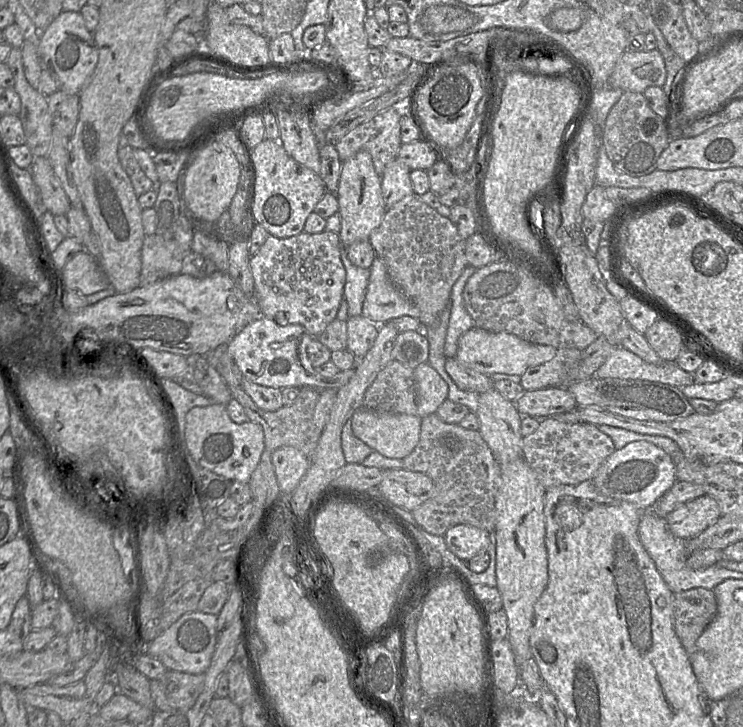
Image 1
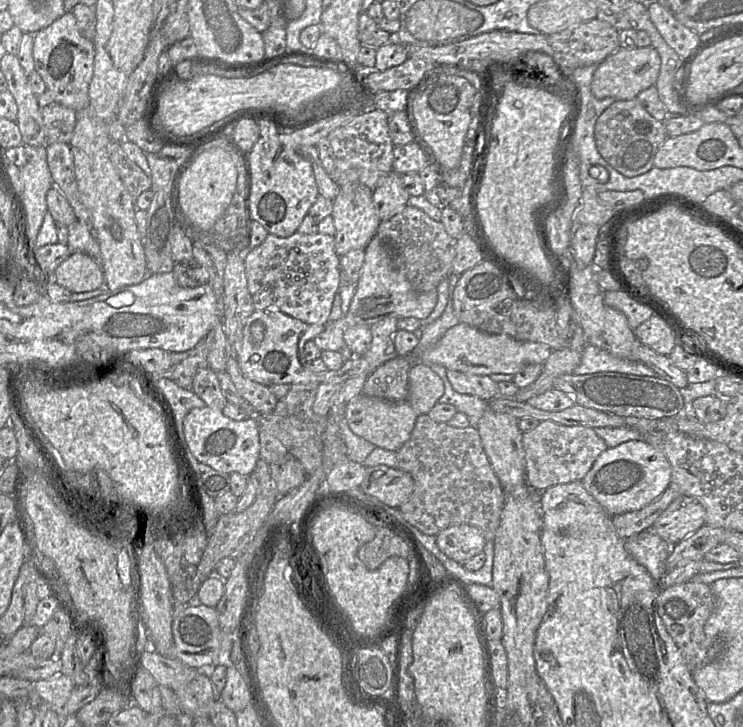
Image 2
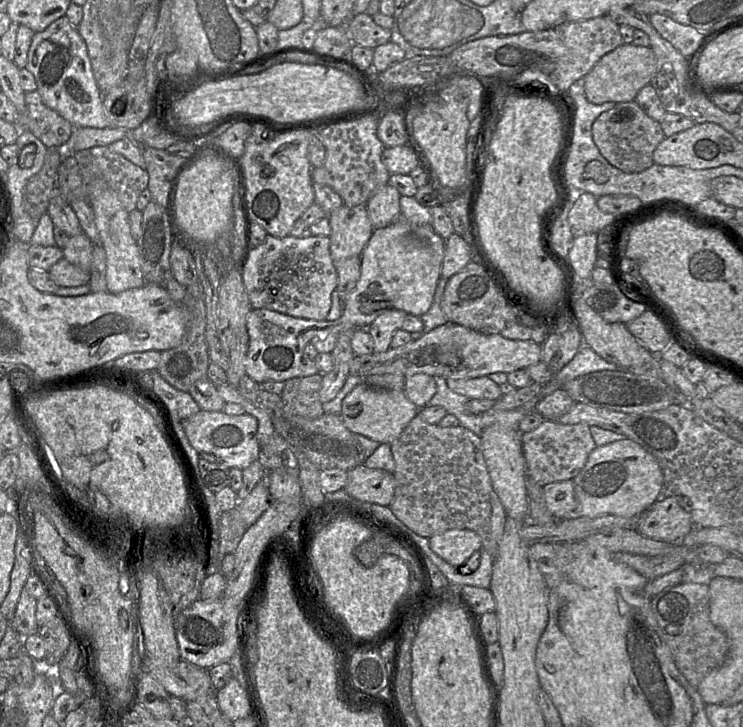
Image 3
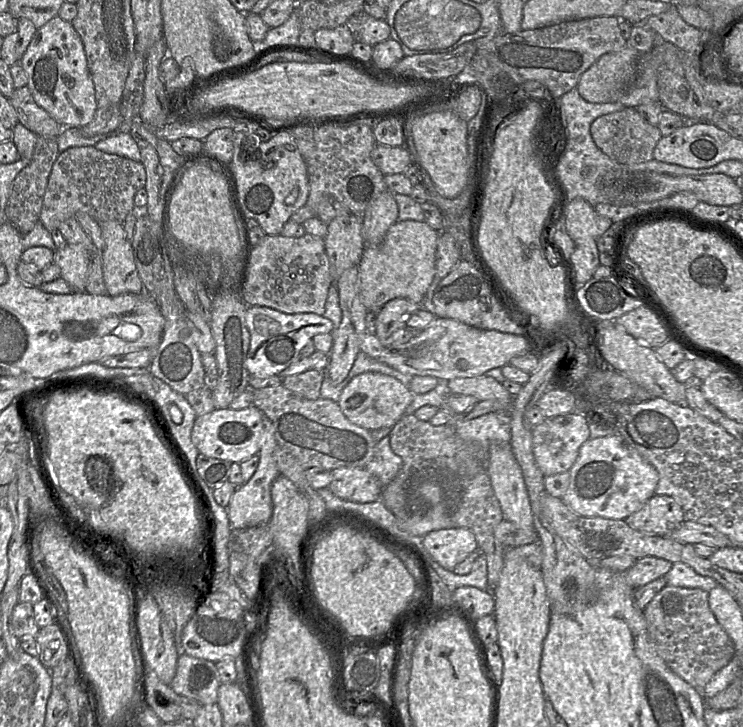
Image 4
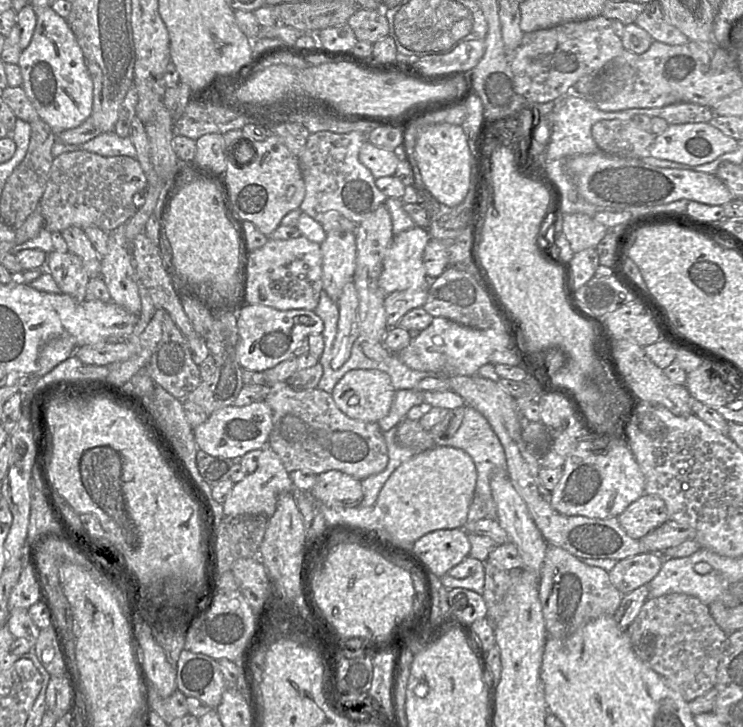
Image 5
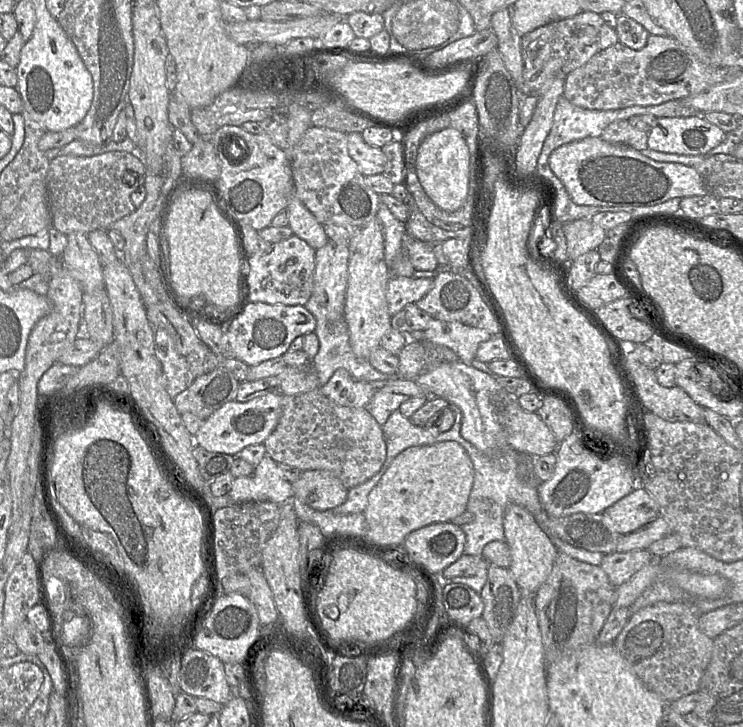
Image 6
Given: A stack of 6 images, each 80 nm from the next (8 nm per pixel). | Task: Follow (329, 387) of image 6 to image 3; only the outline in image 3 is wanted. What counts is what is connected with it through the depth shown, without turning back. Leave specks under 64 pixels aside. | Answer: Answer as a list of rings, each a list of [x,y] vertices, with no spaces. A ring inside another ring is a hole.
[[[361,383],[355,386],[343,399],[341,418],[345,426],[355,434],[360,434],[380,444],[392,444],[409,422],[419,414],[419,408],[403,391],[372,388]]]

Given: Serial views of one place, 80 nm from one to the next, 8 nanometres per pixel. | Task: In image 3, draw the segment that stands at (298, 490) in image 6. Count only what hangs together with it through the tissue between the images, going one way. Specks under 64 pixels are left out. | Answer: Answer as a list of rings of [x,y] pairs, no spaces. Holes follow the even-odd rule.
[[[364,464],[348,471],[344,490],[352,498],[368,503],[389,506],[394,497],[395,477],[391,472],[372,469]]]

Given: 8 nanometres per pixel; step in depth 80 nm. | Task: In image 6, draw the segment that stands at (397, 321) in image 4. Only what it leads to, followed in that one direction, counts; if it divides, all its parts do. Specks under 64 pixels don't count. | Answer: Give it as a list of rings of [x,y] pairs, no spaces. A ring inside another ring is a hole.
[[[391,276],[386,294],[391,317],[401,311],[406,305],[416,303],[425,297],[433,285],[433,278]]]

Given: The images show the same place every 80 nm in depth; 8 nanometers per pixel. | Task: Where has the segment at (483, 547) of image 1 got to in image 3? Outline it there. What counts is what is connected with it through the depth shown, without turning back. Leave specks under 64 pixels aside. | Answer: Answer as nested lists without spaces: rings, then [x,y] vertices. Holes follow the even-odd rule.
[[[450,529],[429,538],[431,549],[450,565],[459,568],[471,555],[482,549],[481,537],[470,529]]]

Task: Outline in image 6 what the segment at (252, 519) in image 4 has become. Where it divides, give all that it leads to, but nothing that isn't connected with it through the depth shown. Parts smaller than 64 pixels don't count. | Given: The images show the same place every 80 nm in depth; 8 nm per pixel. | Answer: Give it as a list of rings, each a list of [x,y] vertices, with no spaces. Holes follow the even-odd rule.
[[[268,454],[250,475],[235,479],[228,494],[232,505],[250,501],[283,505],[293,498],[292,483],[285,479],[279,464]]]

